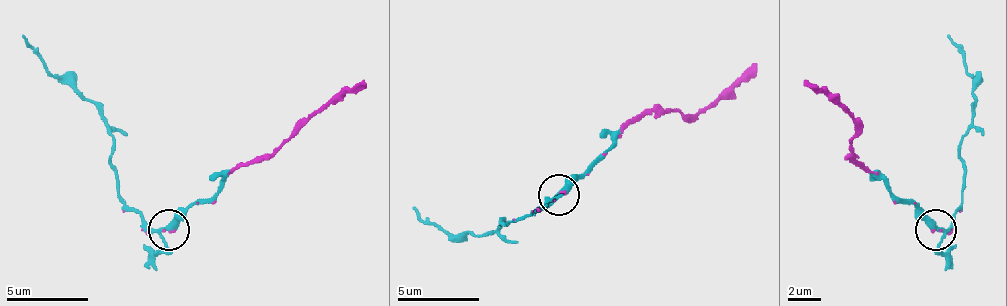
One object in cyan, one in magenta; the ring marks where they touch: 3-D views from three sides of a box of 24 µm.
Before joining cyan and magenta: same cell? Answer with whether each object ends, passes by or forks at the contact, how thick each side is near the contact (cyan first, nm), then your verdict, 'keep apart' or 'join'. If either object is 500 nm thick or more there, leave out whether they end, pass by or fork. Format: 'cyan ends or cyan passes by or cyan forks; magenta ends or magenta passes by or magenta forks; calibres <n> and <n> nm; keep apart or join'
cyan forks; magenta ends; calibres 280 and 90 nm; join

